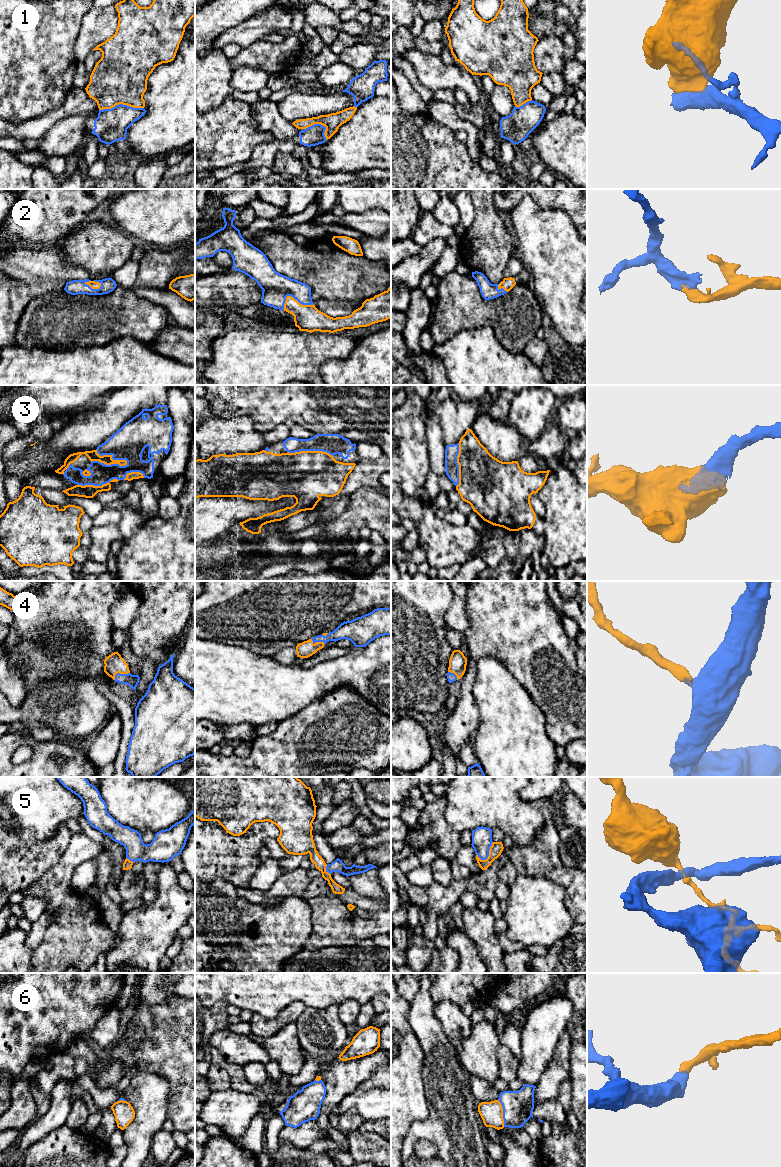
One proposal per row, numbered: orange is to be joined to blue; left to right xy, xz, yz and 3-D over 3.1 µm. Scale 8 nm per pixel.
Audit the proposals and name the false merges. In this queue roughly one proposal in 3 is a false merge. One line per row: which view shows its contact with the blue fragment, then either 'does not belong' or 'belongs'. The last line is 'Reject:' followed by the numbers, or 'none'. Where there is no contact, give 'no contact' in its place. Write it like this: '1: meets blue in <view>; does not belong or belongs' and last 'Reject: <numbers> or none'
1: meets blue in xy; does not belong
2: meets blue in xz; belongs
3: meets blue in xy; belongs
4: meets blue in xy; belongs
5: meets blue in yz; does not belong
6: meets blue in yz; belongs
Reject: 1, 5

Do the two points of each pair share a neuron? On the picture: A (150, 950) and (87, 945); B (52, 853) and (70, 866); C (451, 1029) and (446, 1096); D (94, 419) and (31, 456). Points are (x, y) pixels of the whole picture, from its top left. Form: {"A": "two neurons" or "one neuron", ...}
{"A": "two neurons", "B": "two neurons", "C": "two neurons", "D": "one neuron"}

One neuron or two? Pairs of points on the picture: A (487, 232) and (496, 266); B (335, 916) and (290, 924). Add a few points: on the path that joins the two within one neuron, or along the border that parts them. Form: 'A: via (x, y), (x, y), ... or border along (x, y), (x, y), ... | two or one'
A: via (487, 240), (487, 256), (489, 258) | one
B: border along (307, 900), (311, 910), (311, 934), (305, 943) | two

